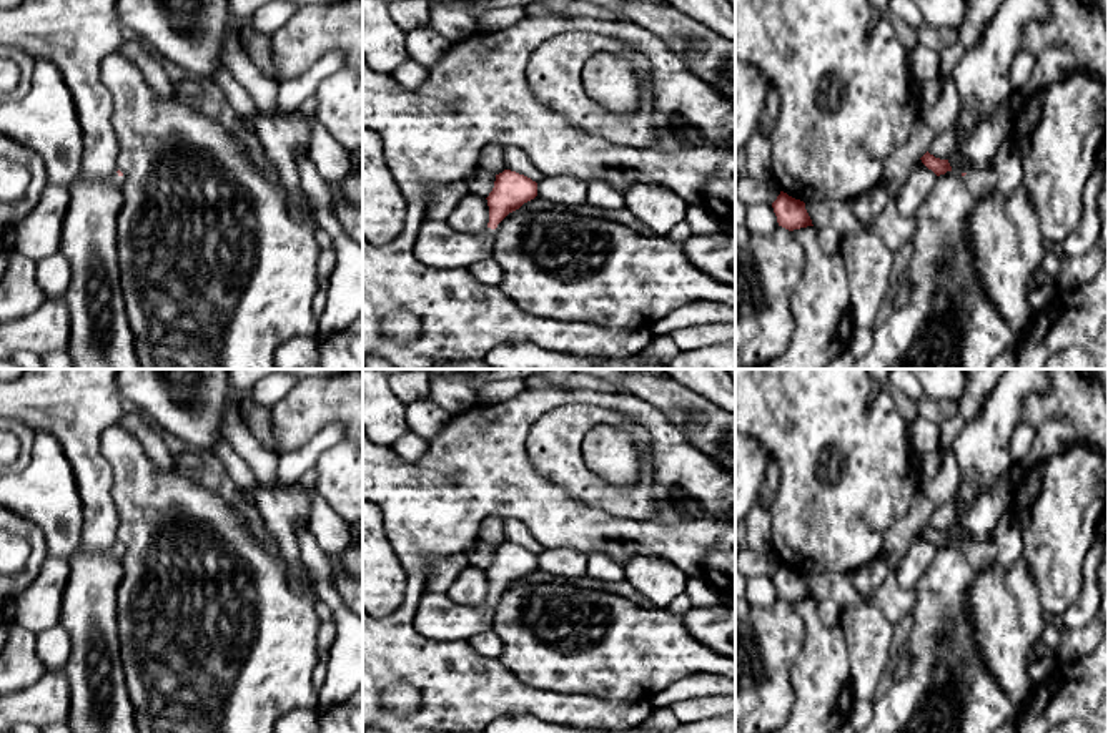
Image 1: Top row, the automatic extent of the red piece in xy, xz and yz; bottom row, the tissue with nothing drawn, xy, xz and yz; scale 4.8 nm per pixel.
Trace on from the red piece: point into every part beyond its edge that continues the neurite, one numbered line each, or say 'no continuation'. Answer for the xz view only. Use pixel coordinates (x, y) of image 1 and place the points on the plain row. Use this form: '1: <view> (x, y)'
1: xz (438, 617)

